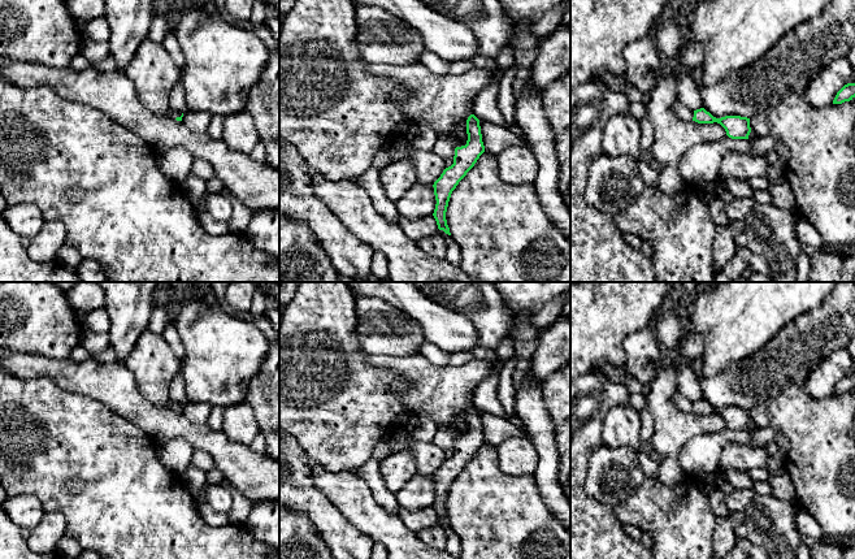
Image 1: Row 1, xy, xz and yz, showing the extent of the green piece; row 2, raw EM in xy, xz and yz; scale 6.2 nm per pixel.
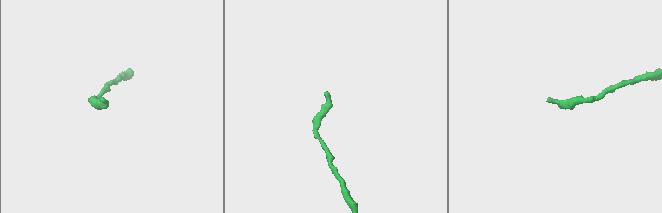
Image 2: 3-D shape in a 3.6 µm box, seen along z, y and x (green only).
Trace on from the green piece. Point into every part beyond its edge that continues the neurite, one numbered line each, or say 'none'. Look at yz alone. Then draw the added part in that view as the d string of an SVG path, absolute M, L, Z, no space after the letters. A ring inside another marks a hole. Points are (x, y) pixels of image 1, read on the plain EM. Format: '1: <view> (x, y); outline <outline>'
1: yz (678, 399); outline M676 393L673 395L673 403L677 408L680 408L683 412L691 412L694 408L694 403L690 402L687 398L685 398L681 393Z

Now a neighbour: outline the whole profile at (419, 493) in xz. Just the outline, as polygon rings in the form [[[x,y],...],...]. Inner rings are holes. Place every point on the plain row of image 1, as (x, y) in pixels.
[[[416,473],[395,495],[400,507],[408,511],[433,507],[437,495],[434,478]]]

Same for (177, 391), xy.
[[[182,365],[177,376],[170,384],[169,395],[173,402],[178,402],[182,404],[186,404],[188,400],[188,396],[186,394],[186,384],[182,373]]]

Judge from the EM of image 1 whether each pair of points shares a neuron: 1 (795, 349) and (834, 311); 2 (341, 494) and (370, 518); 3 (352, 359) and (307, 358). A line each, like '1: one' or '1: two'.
1: one
2: one
3: one

